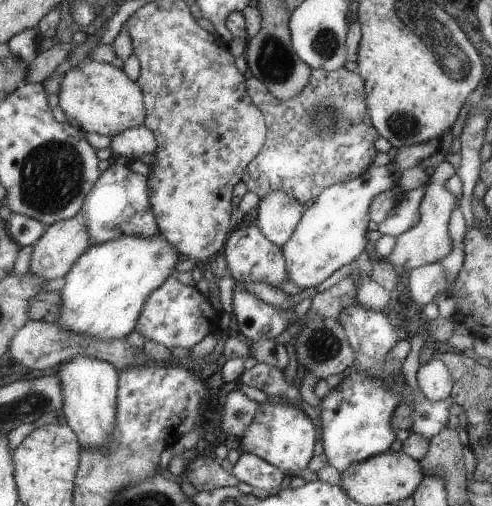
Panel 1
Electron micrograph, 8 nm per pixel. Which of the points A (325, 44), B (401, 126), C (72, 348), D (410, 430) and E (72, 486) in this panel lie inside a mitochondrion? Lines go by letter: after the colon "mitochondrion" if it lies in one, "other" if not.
A: mitochondrion
B: mitochondrion
C: other
D: other
E: other

